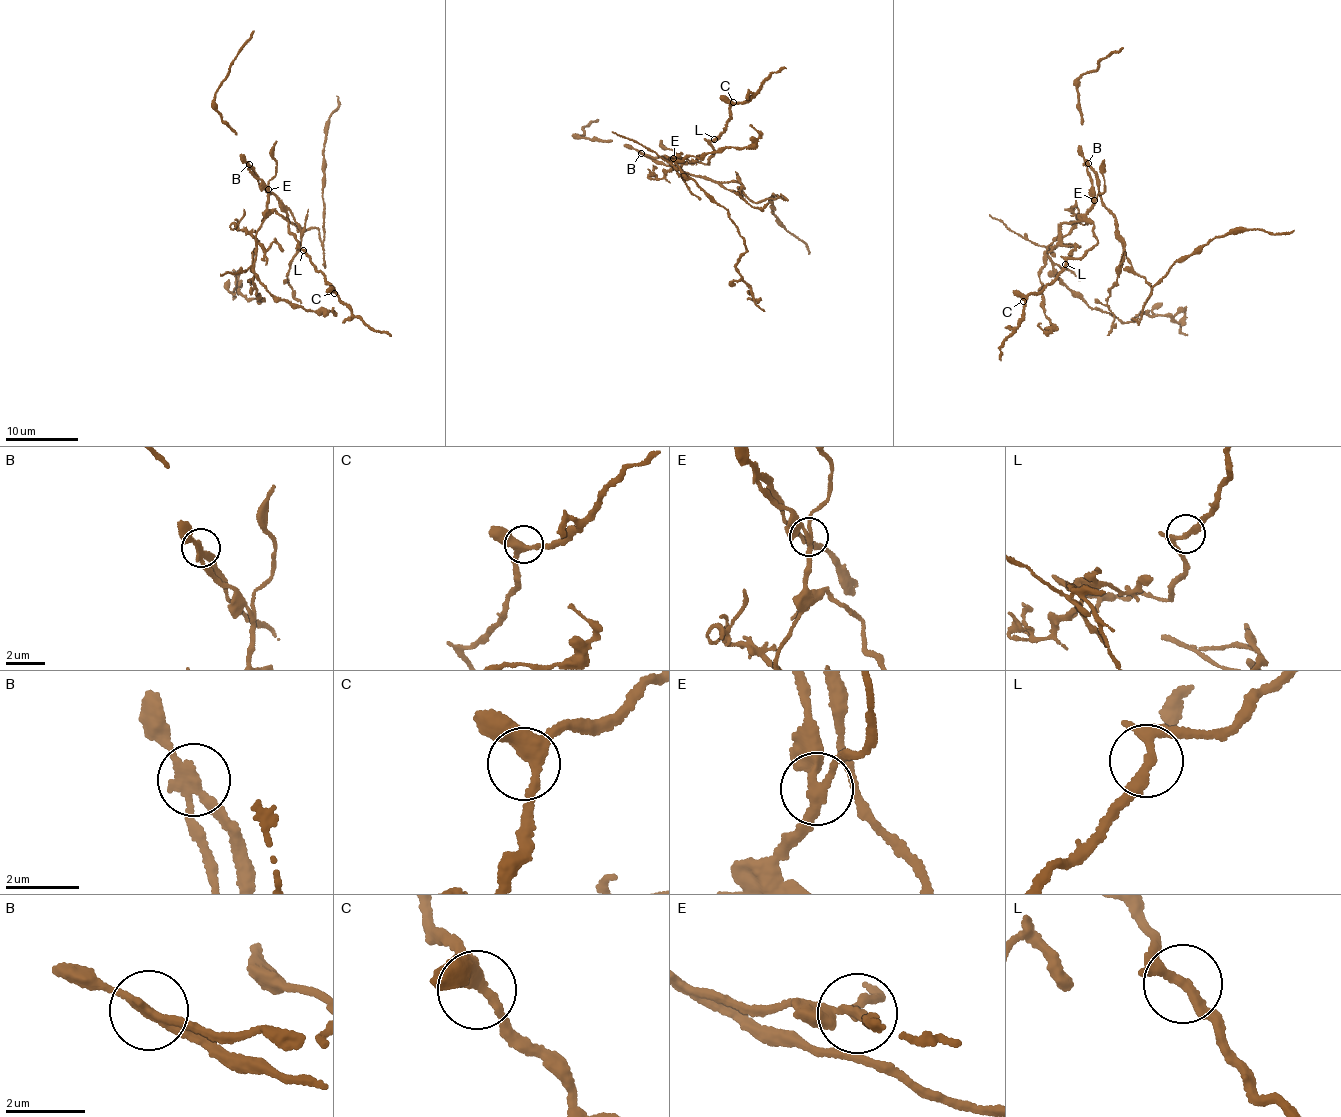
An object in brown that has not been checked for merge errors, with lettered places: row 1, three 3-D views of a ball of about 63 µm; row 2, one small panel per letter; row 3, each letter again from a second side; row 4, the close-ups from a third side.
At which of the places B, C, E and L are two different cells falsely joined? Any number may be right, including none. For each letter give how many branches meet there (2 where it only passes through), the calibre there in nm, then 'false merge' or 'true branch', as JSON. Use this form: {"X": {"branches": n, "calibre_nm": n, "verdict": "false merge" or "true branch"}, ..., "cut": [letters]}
{"B": {"branches": 3, "calibre_nm": 220, "verdict": "false merge"}, "C": {"branches": 3, "calibre_nm": 360, "verdict": "true branch"}, "E": {"branches": 3, "calibre_nm": 220, "verdict": "false merge"}, "L": {"branches": 3, "calibre_nm": 220, "verdict": "true branch"}, "cut": ["B", "E"]}

